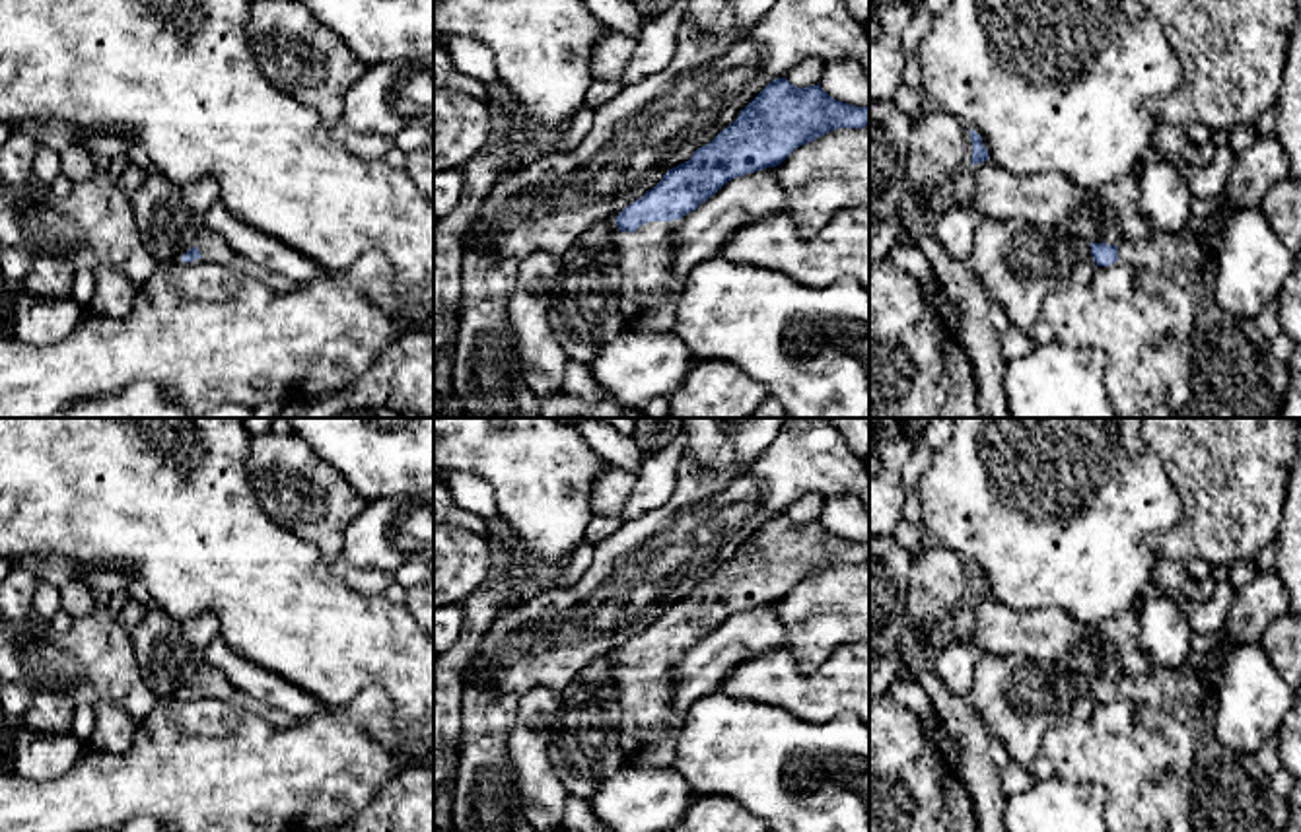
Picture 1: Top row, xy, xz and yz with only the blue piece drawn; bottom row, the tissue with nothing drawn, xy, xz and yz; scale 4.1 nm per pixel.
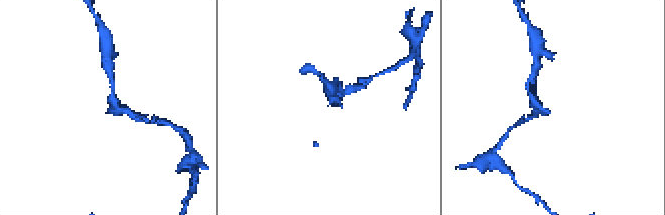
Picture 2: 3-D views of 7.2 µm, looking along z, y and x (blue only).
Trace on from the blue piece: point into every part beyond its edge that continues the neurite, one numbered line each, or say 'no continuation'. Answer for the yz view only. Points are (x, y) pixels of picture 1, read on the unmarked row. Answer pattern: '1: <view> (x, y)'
1: yz (1230, 790)

